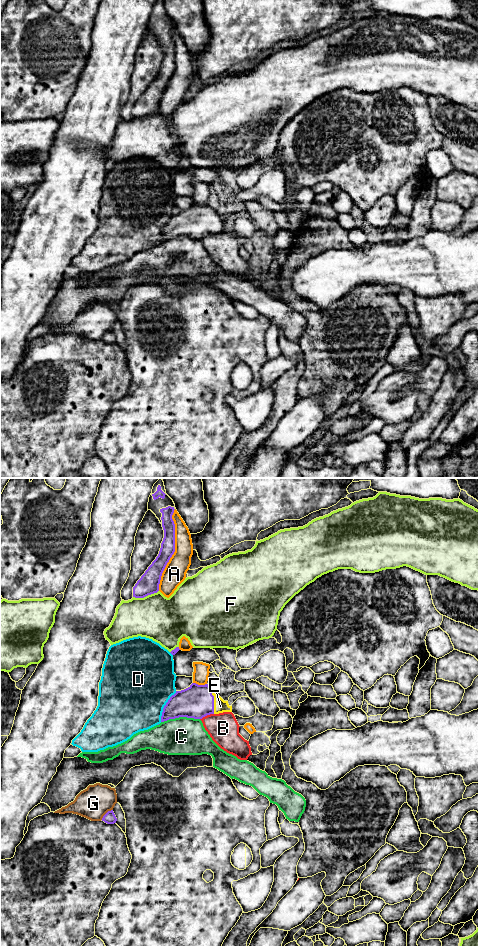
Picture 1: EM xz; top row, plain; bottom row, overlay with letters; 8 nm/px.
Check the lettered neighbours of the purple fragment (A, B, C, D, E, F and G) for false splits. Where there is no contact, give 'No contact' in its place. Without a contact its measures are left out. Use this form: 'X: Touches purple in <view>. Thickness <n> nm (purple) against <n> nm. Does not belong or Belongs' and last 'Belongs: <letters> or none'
A: Touches purple in xz. Thickness 130 nm (purple) against 180 nm. Does not belong
B: Touches purple in xz. Thickness 260 nm (purple) against 240 nm. Does not belong
C: Touches purple in xz. Thickness 260 nm (purple) against 300 nm. Does not belong
D: Touches purple in xz. Thickness 260 nm (purple) against 500 nm. Does not belong
E: Touches purple in xz. Thickness 260 nm (purple) against 110 nm. Belongs
F: Touches purple in xz. Thickness 170 nm (purple) against 360 nm. Does not belong
G: Touches purple in xz. Thickness 90 nm (purple) against 260 nm. Does not belong
Belongs: E

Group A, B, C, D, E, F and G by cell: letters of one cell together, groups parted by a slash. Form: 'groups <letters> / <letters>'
groups A / B / C / D / E / F / G

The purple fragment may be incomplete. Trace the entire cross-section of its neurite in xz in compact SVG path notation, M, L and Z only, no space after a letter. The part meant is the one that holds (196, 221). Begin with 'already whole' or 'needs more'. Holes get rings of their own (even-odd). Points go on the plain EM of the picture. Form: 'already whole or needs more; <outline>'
needs more; M192 203L170 217L163 228L161 242L179 237L202 239L223 232L232 232L228 221L224 221L208 204Z

